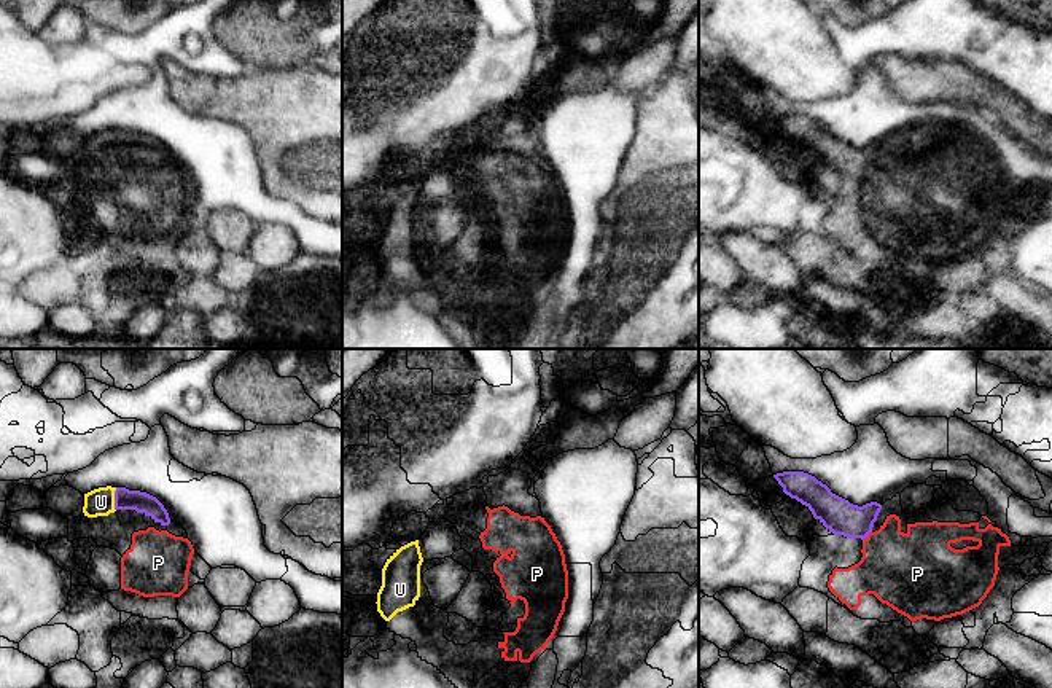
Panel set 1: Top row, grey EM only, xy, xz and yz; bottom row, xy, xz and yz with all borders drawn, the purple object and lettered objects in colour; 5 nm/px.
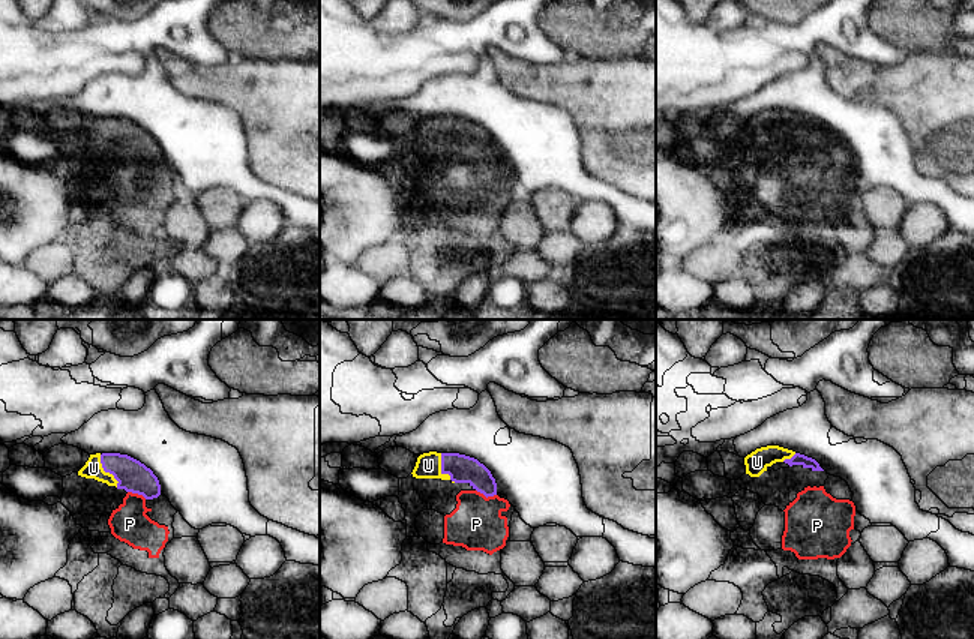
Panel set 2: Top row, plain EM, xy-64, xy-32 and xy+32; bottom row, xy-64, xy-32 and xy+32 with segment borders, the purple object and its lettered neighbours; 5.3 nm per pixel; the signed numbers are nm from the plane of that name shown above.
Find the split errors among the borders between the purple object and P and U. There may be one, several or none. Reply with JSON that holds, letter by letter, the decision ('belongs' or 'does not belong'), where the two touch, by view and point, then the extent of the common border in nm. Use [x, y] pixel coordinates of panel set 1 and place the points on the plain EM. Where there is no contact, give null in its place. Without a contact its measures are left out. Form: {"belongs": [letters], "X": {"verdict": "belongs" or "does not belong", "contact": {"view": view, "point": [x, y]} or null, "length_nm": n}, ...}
{"belongs": ["P", "U"], "P": {"verdict": "belongs", "contact": {"view": "yz", "point": [868, 177]}, "length_nm": 70}, "U": {"verdict": "belongs", "contact": {"view": "xy", "point": [115, 142]}, "length_nm": 120}}

